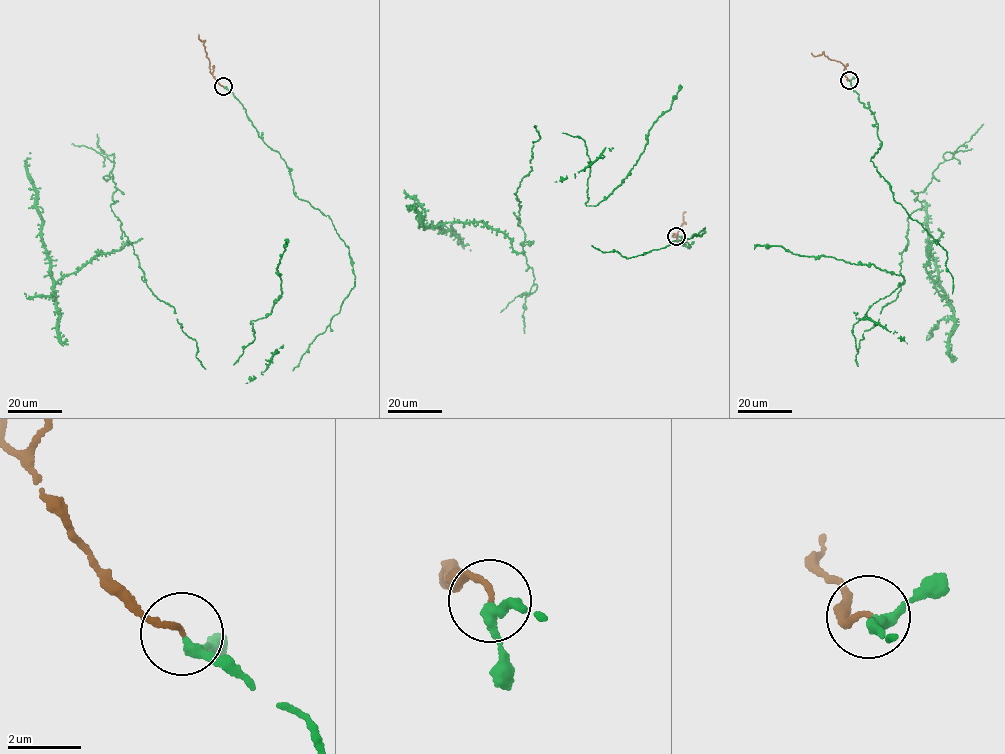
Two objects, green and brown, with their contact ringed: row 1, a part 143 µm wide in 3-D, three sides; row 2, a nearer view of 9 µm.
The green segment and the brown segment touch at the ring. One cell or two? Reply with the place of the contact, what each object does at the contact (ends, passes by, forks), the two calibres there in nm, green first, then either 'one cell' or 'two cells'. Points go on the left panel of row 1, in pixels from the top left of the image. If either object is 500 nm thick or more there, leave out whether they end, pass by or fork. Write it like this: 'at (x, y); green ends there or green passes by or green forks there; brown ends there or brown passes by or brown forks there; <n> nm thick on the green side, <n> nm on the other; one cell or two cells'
at (223, 86); green passes by; brown ends there; 220 nm thick on the green side, 140 nm on the other; one cell

